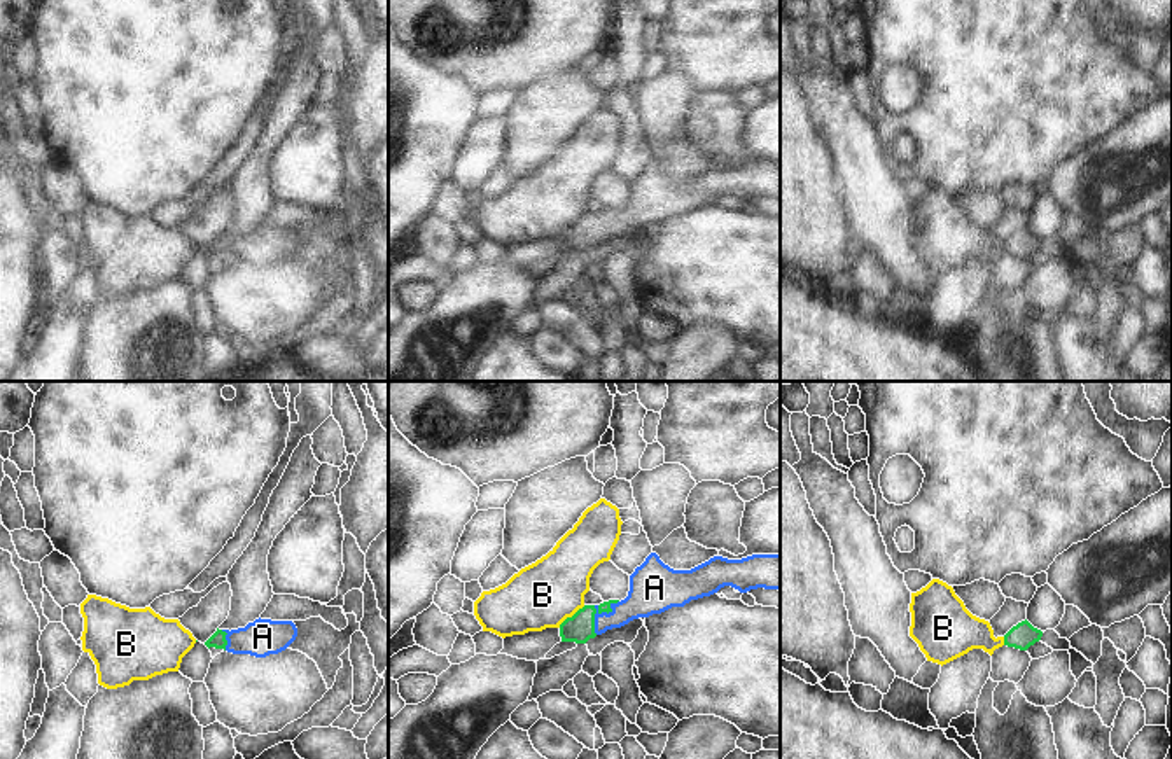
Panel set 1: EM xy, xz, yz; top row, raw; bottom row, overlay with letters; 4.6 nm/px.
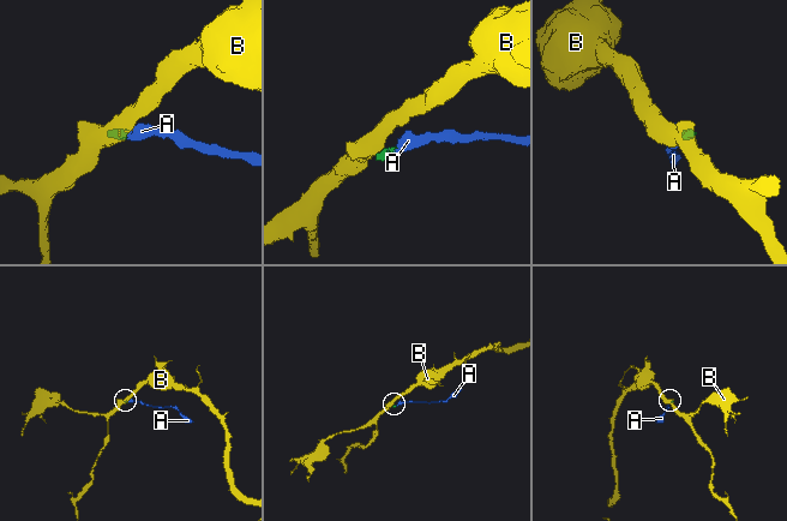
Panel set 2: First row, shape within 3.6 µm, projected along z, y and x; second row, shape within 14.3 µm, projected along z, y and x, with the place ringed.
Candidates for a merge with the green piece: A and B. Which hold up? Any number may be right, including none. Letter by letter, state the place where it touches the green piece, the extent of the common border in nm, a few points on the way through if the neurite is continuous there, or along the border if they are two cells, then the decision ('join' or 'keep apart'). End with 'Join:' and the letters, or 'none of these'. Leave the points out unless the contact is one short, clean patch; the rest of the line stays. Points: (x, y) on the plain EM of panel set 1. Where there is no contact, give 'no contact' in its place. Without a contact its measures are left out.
A: xy (224, 247) | 100 nm | across xy (217, 249), (224, 247), (263, 245) | join
B: xz (572, 224) | 160 nm | along xz (585, 214), (558, 235) | keep apart
Join: A

